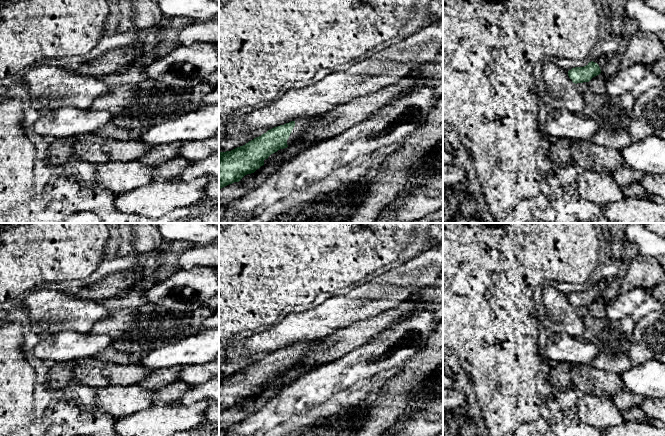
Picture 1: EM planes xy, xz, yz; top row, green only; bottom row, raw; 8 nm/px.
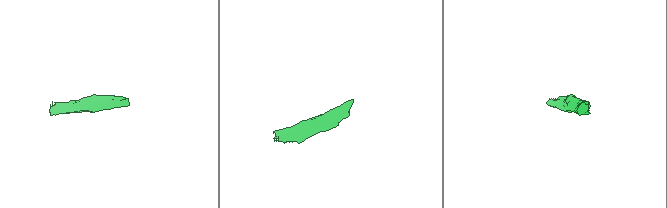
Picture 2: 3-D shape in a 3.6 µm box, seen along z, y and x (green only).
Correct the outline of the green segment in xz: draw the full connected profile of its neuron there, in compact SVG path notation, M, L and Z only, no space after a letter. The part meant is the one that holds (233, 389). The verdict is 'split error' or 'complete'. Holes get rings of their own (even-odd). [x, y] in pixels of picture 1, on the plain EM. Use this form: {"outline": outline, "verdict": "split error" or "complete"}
{"outline": "M325 339L300 342L268 354L243 370L219 377L219 414L245 399L254 397L264 384L280 373L294 368L307 352Z", "verdict": "split error"}

